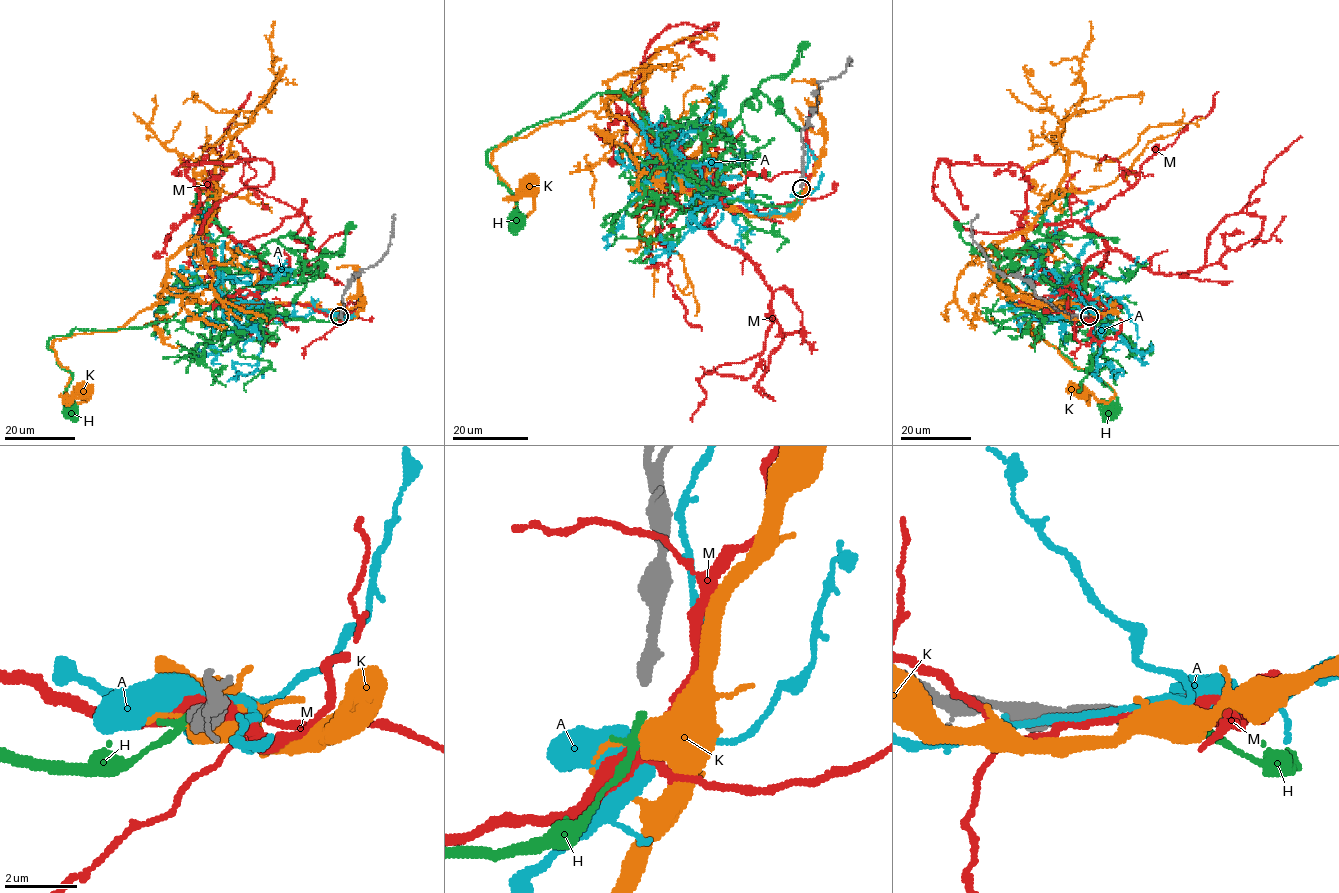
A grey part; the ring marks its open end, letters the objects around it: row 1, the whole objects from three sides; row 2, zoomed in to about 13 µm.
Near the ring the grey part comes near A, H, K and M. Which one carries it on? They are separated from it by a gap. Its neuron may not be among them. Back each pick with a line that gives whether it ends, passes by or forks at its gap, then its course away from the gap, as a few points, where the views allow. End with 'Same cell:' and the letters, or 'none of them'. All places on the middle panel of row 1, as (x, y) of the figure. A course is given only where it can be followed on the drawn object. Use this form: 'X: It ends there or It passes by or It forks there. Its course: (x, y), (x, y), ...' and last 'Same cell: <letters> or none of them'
H: It passes by. Its course: (801, 191), (787, 205), (709, 196), (627, 98), (598, 92), (487, 151), (519, 222)
Same cell: H

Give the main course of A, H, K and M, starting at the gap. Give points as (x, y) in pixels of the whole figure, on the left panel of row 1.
A: (337, 315), (314, 310), (286, 318), (250, 309), (245, 302), (220, 301), (222, 278), (249, 283), (287, 274)
H: (339, 316), (267, 323), (216, 302), (180, 322), (53, 336), (47, 346), (72, 375), (64, 402), (72, 412)
K: (340, 316), (198, 302), (165, 280), (117, 330), (53, 342), (71, 373), (67, 395), (83, 402), (88, 391)
M: (342, 316), (264, 303), (260, 256), (199, 231), (269, 183), (262, 159), (187, 164), (200, 205), (167, 235)

